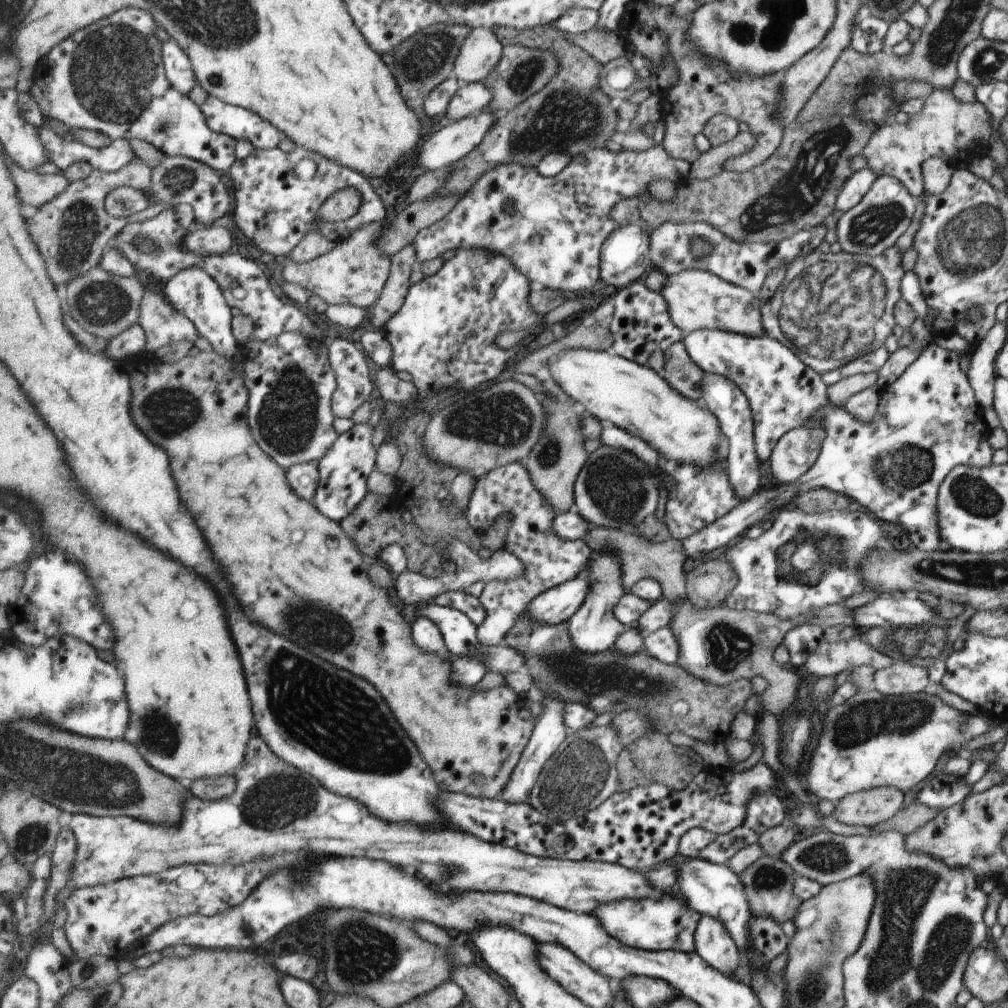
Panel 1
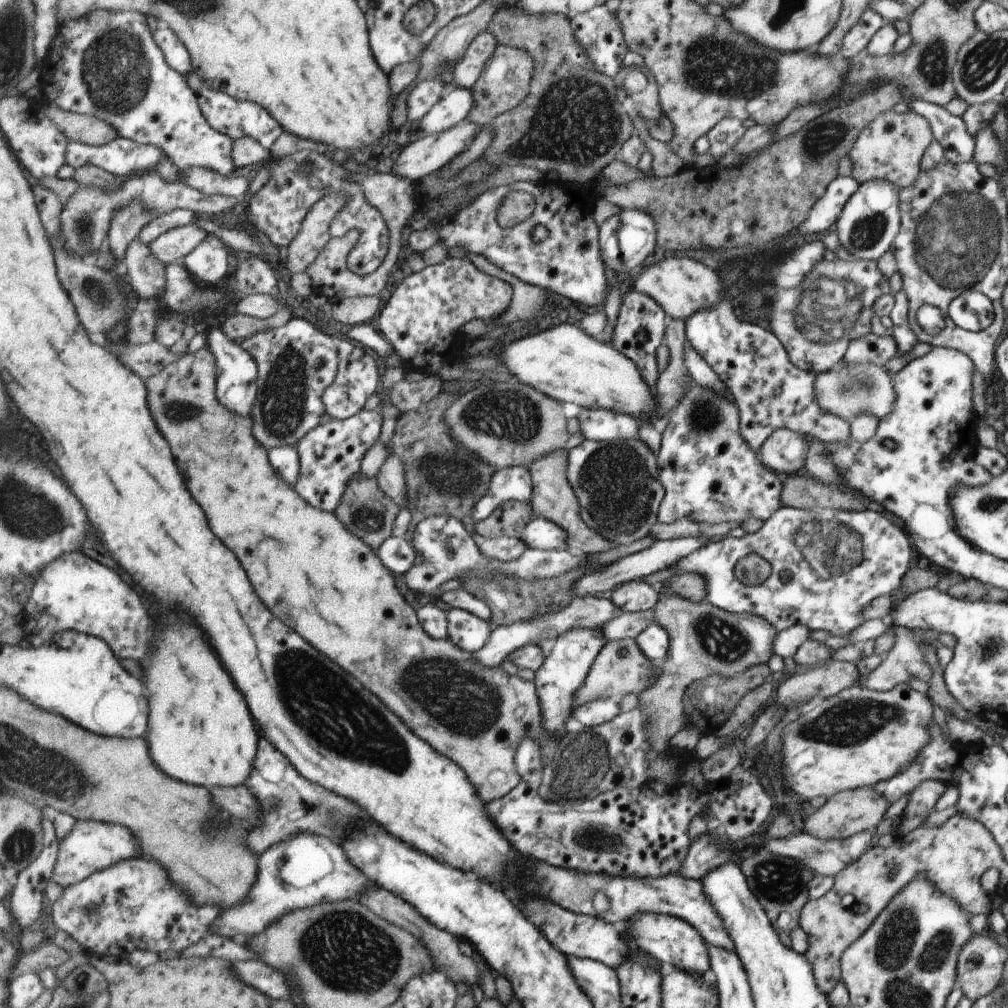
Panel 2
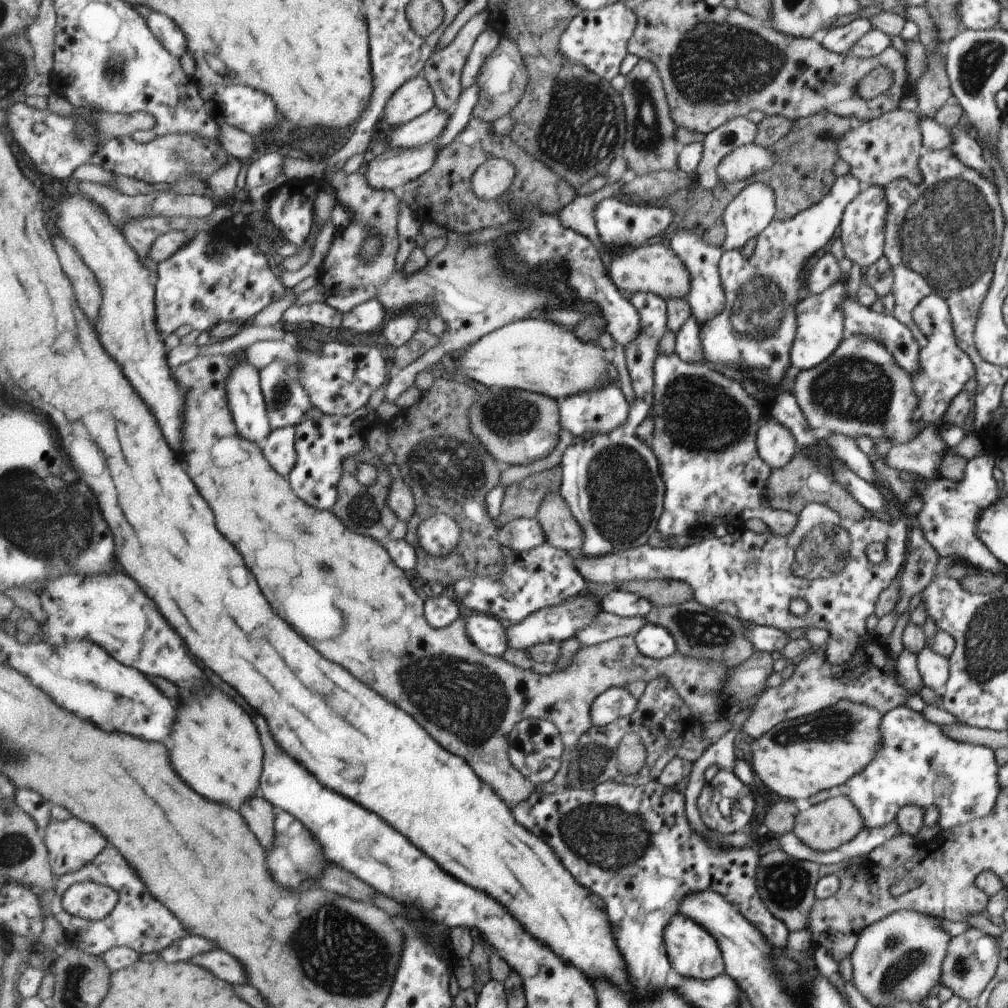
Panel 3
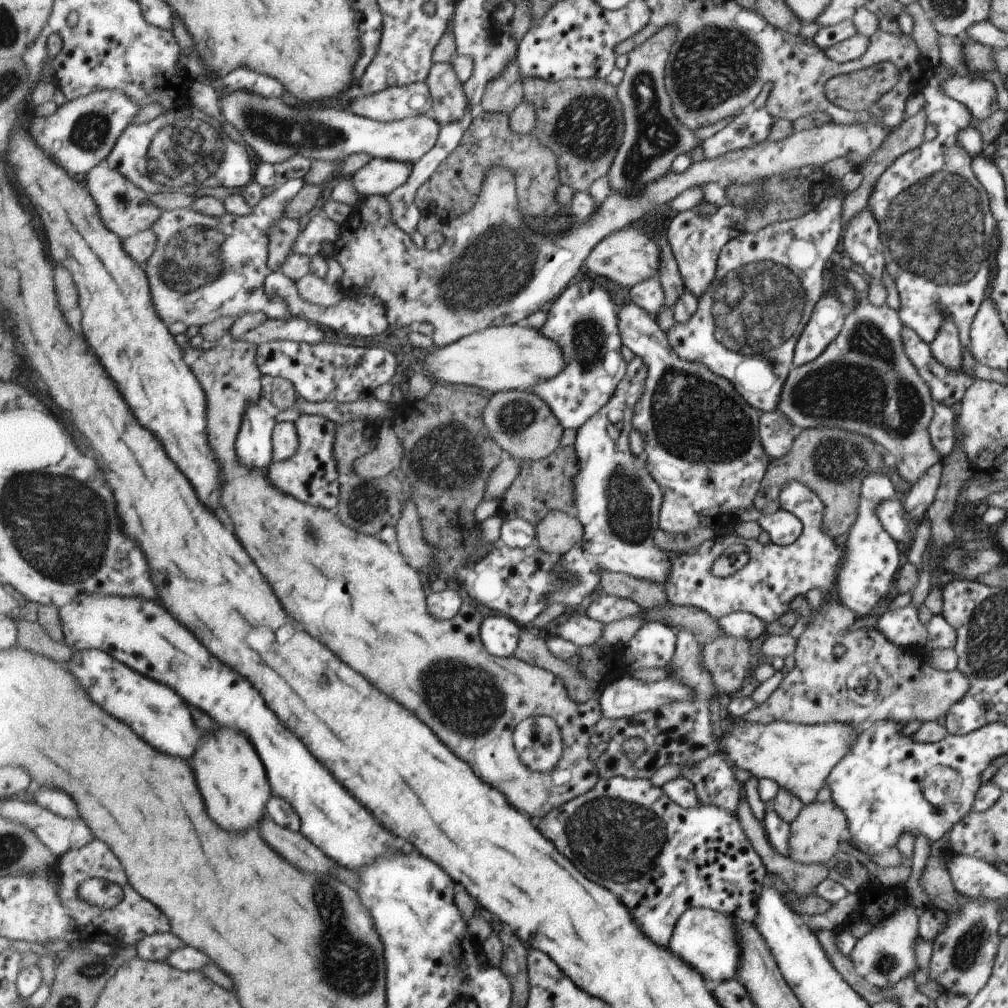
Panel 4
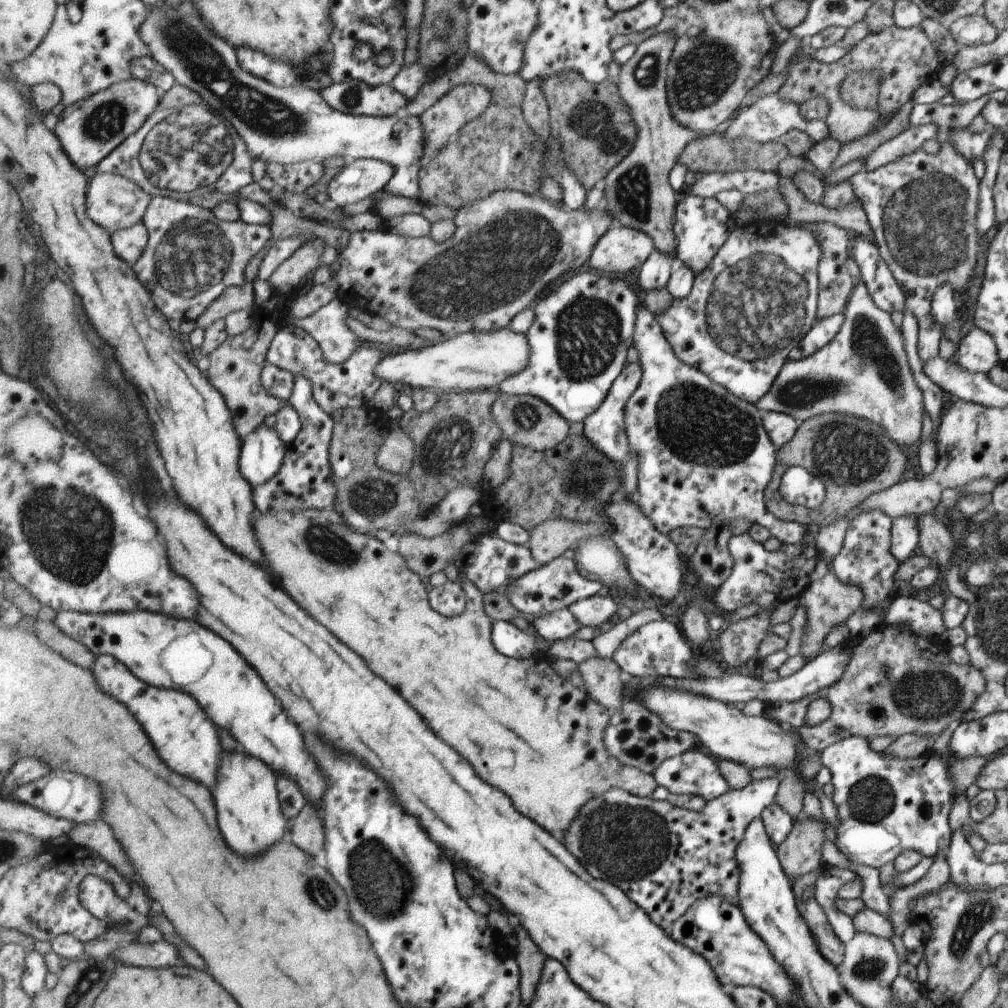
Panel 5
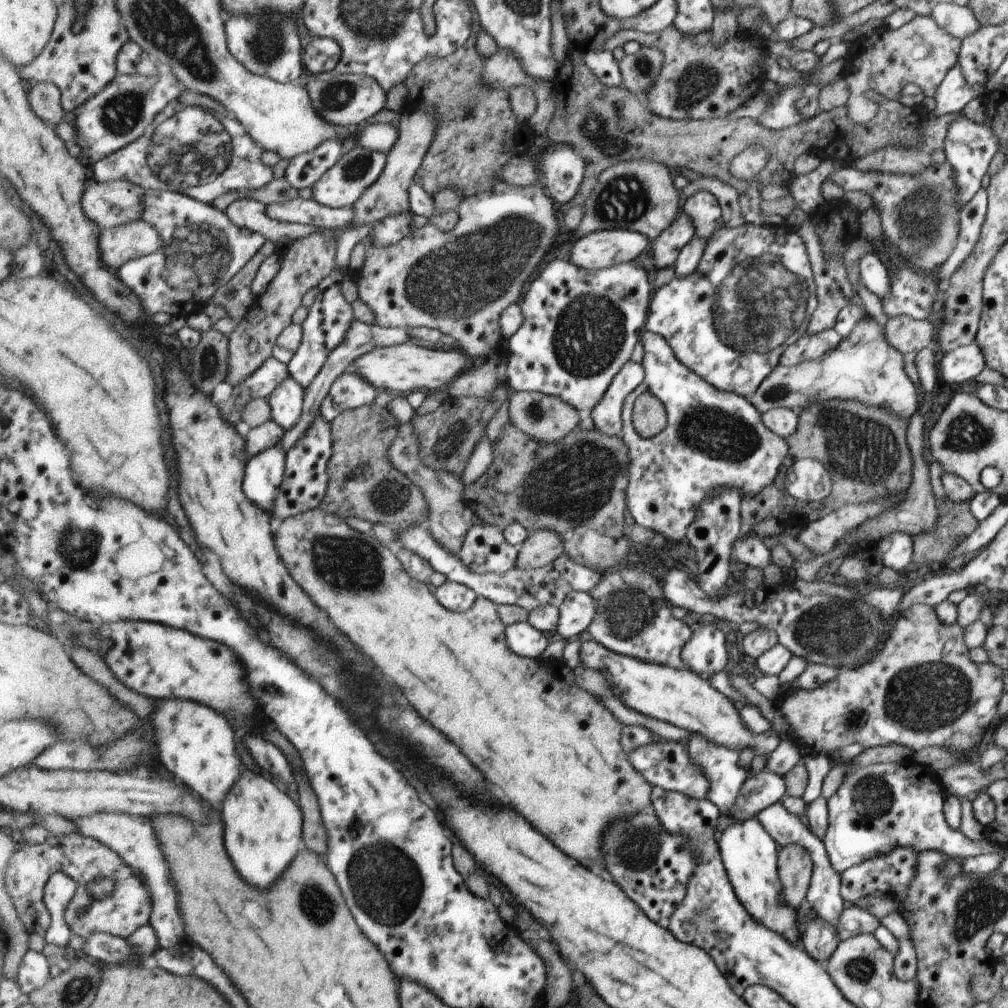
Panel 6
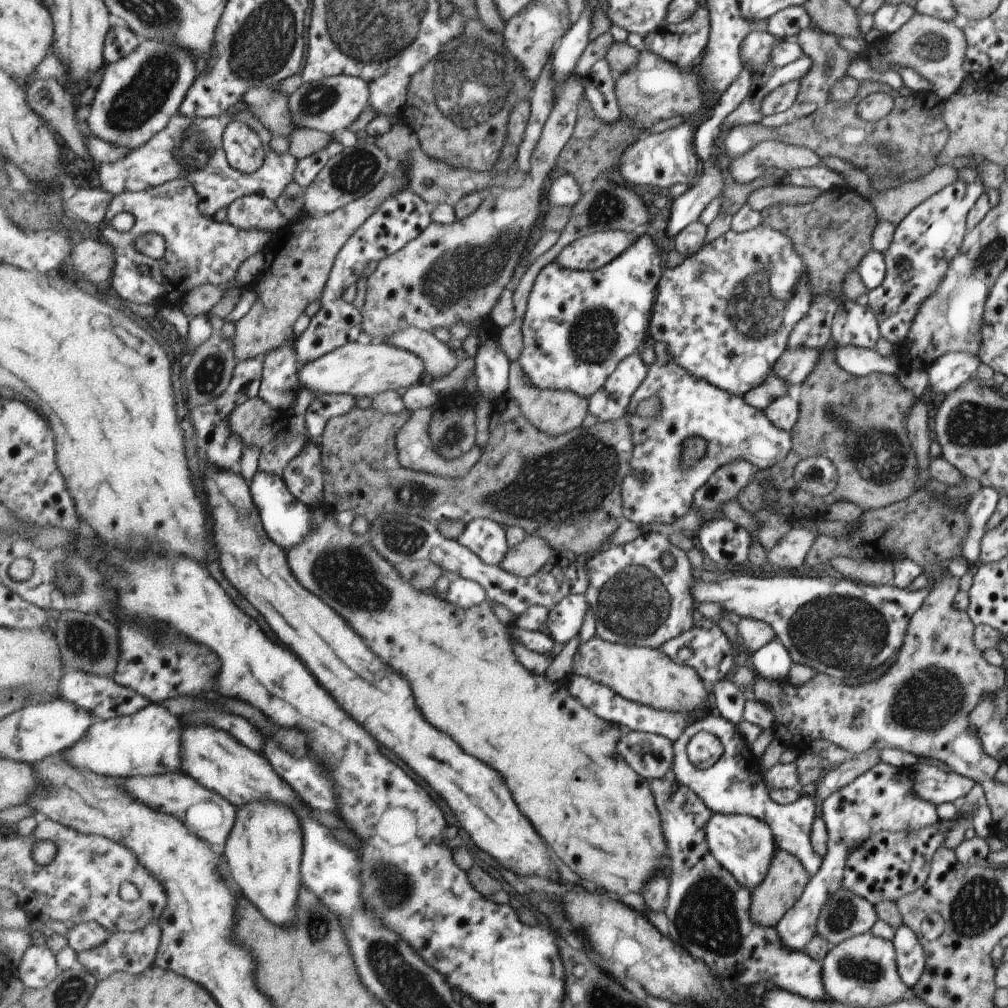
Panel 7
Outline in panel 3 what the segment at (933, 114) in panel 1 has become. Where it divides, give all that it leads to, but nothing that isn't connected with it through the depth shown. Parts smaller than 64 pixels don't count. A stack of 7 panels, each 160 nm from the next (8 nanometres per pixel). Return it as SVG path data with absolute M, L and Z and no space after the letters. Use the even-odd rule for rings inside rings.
M893 109L874 119L855 123L838 141L838 154L848 164L848 174L860 181L860 188L871 185L884 187L891 181L921 180L917 163L923 150L920 143L918 118L915 111Z

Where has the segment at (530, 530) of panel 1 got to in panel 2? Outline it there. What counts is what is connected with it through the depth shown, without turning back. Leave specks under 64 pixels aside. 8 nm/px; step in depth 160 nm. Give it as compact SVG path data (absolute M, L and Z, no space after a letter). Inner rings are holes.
M513 466L497 471L488 494L485 494L473 510L473 518L480 522L486 520L501 504L509 500L531 502L533 478L527 467Z

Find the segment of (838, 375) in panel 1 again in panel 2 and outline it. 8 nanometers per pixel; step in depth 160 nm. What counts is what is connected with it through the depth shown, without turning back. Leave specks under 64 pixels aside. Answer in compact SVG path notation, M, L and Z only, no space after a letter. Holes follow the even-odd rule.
M867 332L857 339L848 343L841 366L855 366L855 364L877 364L884 366L897 354L897 344L891 334L877 336L872 332Z

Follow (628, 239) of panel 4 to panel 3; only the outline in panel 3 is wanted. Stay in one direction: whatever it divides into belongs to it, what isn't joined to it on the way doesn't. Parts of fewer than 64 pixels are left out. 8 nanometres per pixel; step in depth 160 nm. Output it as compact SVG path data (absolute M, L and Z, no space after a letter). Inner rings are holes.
M661 244L643 245L638 249L614 251L606 260L609 274L621 290L632 293L651 293L664 301L667 299L687 300L690 290L690 274L682 260L671 248Z

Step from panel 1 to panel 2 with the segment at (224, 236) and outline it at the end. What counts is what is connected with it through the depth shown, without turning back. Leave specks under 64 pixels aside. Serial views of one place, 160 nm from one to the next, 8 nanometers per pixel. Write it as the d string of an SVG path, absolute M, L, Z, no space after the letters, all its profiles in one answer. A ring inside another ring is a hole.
M190 223L165 232L150 244L150 248L154 256L167 266L183 262L207 236L208 233L199 224Z

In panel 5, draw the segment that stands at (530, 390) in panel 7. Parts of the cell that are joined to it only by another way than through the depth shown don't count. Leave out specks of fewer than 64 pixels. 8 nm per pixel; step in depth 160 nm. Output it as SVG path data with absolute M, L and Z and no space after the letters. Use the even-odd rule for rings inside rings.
M499 392L495 405L493 416L501 427L504 438L507 441L511 441L514 445L520 445L521 447L528 446L536 451L549 451L559 446L569 436L569 421L565 420L565 417L561 416L561 413L558 413L557 409L541 400L540 397L533 395L510 395L509 393Z

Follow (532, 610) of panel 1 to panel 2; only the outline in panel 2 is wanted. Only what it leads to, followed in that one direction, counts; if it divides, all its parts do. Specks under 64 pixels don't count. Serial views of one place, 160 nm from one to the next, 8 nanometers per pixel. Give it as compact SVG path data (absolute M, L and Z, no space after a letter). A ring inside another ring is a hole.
M697 536L697 538L675 538L667 541L657 541L652 546L649 546L648 549L624 557L611 565L607 565L607 568L601 570L601 572L595 572L595 574L591 572L591 574L584 575L579 582L573 586L573 595L585 598L585 596L597 596L597 594L601 594L601 592L613 592L627 582L636 580L637 578L645 578L645 576L649 576L649 574L653 574L658 570L671 567L675 560L681 560L681 558L685 558L687 554L696 552L697 548L705 546L707 542L708 540L701 538L701 536Z

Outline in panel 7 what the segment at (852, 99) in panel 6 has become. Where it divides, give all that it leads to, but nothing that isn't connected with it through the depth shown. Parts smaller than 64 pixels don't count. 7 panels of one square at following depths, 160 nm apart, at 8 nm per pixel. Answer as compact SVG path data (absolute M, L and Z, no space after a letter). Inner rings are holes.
M917 12L895 32L882 36L878 43L868 43L863 52L869 68L879 73L913 69L929 82L930 91L941 101L951 97L960 88L963 80L968 78L963 67L966 53L967 38L963 30L951 21L945 22Z

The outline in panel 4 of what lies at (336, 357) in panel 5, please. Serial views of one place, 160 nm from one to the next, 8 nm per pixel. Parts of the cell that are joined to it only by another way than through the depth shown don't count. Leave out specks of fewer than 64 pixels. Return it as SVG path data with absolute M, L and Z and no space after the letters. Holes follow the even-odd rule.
M299 317L289 320L269 318L261 326L247 331L243 336L235 340L247 341L256 345L270 343L275 340L305 341L317 344L323 340L324 330L319 324L315 324L307 319L300 319Z

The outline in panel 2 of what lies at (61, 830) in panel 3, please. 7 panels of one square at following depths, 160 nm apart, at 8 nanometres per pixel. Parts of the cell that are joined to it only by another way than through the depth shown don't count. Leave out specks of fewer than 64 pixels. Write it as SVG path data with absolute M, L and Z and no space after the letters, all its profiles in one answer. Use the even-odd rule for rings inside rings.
M81 820L65 836L65 840L60 840L59 857L55 864L53 881L63 888L68 888L77 882L83 882L93 872L105 870L117 862L137 856L139 850L141 850L139 842L131 834L129 828L125 828L121 824L103 824L103 822L93 822L93 820Z

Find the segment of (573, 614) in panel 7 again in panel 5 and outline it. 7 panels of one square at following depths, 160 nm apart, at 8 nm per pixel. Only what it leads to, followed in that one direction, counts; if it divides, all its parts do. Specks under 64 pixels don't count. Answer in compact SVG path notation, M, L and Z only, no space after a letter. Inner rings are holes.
M592 596L570 606L571 612L577 617L583 628L601 626L603 622L607 622L609 618L613 618L615 614L619 614L619 604L611 598L611 596Z

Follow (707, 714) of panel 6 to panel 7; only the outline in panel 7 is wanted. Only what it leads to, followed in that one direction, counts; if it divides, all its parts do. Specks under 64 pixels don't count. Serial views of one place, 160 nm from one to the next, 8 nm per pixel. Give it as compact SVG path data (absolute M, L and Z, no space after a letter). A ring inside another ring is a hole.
M593 636L578 648L574 661L573 674L592 678L594 681L612 688L627 700L647 705L649 708L658 711L686 713L687 715L697 713L698 717L708 713L709 709L705 707L707 692L697 672L689 665L674 662L670 657L665 656L665 653L660 649L612 643L603 640L601 637Z

